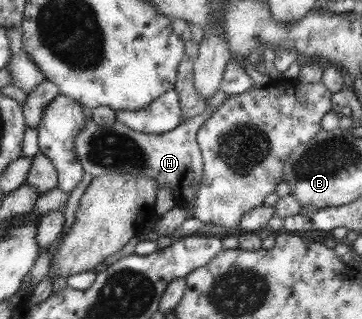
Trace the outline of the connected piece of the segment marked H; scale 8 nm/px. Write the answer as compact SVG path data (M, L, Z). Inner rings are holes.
M210 108L203 110L188 121L180 123L176 128L162 134L148 134L130 130L116 121L108 128L100 128L88 120L84 129L75 138L75 149L83 172L92 179L108 174L128 174L132 177L148 177L158 188L170 188L173 204L187 217L193 216L195 190L198 188L200 176L203 174L203 160L197 140L197 130L210 116Z

